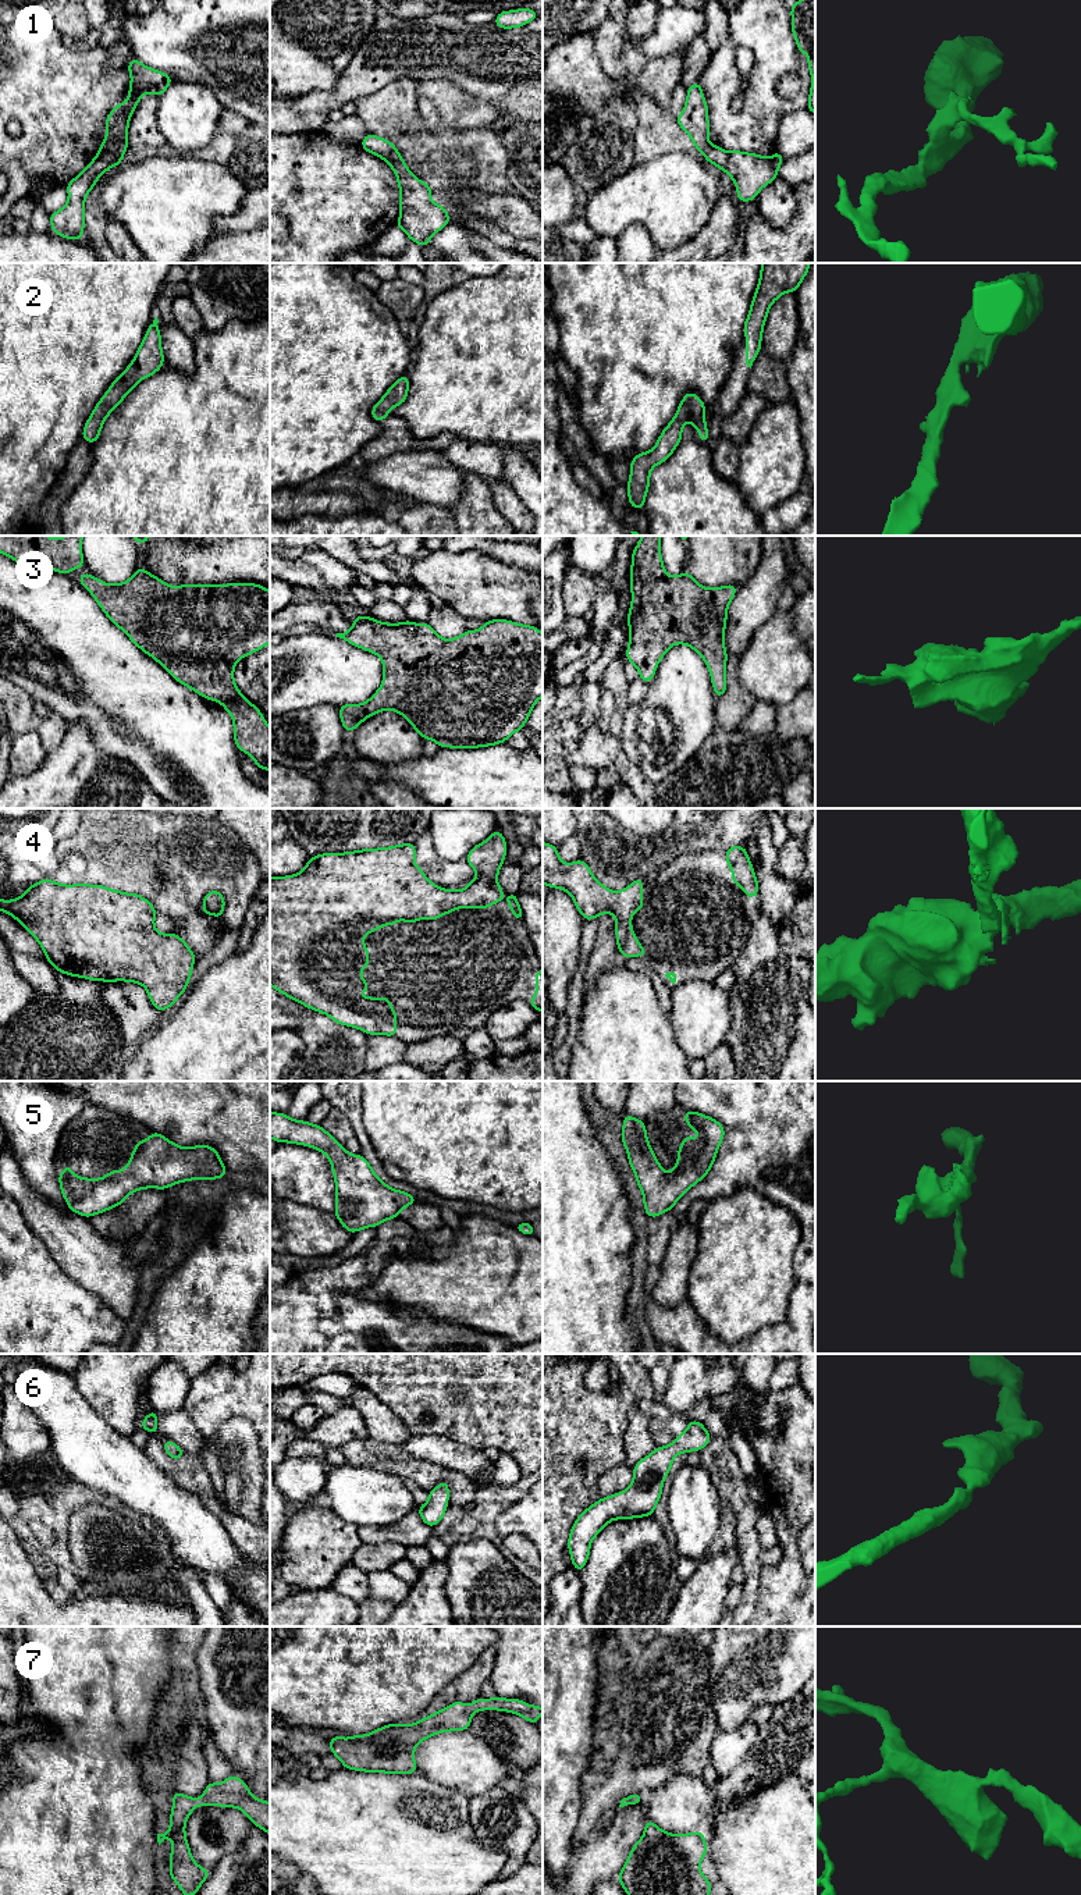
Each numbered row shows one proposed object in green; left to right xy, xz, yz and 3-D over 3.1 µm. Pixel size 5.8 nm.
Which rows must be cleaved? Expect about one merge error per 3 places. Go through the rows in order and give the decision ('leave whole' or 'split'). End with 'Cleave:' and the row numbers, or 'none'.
1: split
2: leave whole
3: leave whole
4: leave whole
5: leave whole
6: leave whole
7: leave whole
Cleave: 1

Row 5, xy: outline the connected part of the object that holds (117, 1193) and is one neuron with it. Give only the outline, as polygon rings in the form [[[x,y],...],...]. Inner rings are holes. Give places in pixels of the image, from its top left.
[[[156,1131],[139,1141],[131,1156],[122,1170],[111,1170],[103,1178],[75,1176],[67,1163],[58,1183],[68,1208],[90,1217],[122,1205],[128,1195],[139,1190],[166,1190],[182,1181],[214,1180],[228,1173],[213,1146],[184,1148]]]

